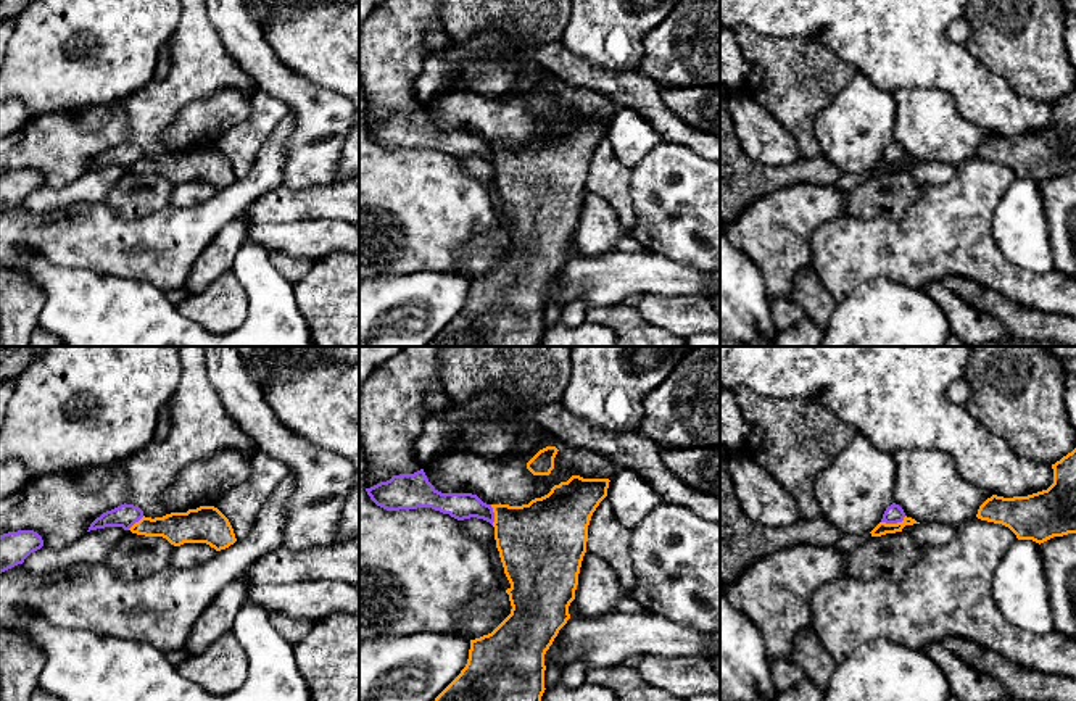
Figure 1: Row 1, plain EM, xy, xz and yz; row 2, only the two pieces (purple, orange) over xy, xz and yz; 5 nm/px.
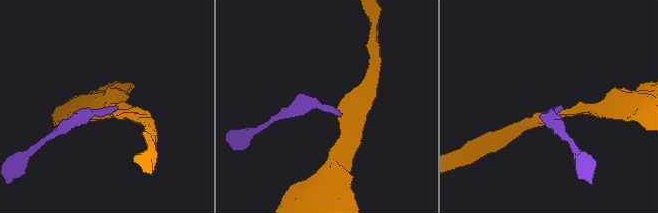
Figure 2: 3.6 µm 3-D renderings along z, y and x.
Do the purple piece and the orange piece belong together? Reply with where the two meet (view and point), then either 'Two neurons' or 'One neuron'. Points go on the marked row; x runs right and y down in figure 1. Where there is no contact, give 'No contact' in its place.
Touches purple at yz (893, 522). Two neurons

